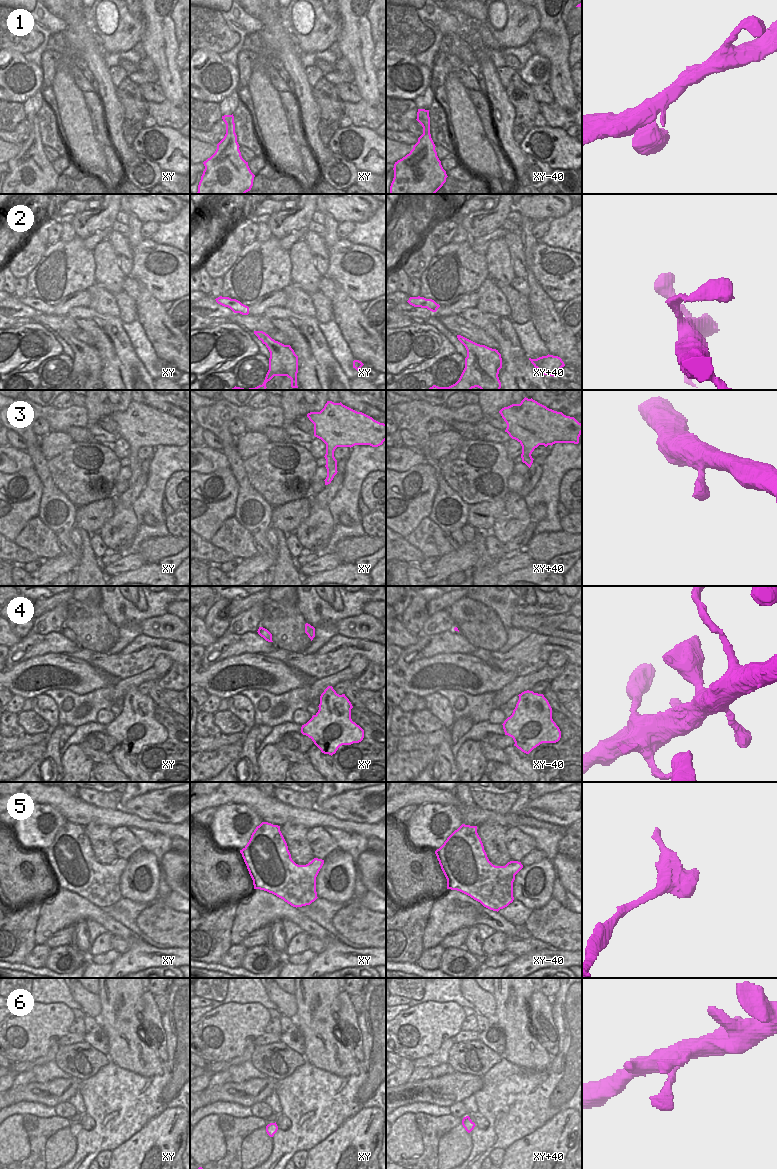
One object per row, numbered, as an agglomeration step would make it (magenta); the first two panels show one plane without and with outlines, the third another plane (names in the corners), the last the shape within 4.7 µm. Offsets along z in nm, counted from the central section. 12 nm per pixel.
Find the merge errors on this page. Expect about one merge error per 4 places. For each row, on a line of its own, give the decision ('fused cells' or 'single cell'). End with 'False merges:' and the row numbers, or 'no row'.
1: single cell
2: single cell
3: single cell
4: single cell
5: fused cells
6: single cell
False merges: 5

